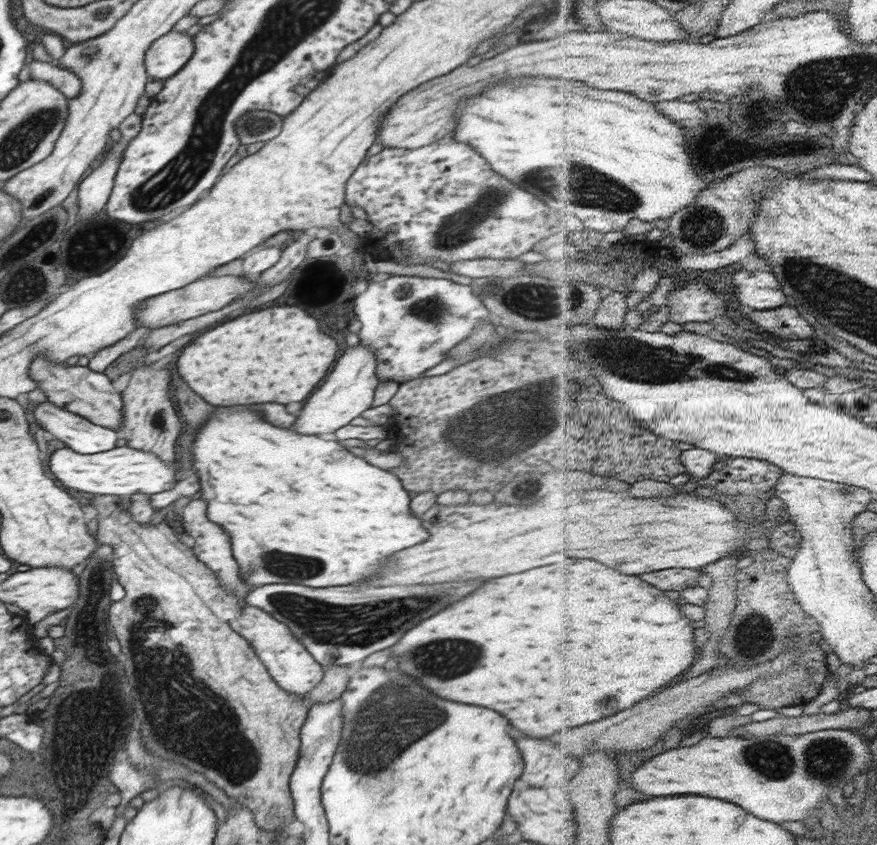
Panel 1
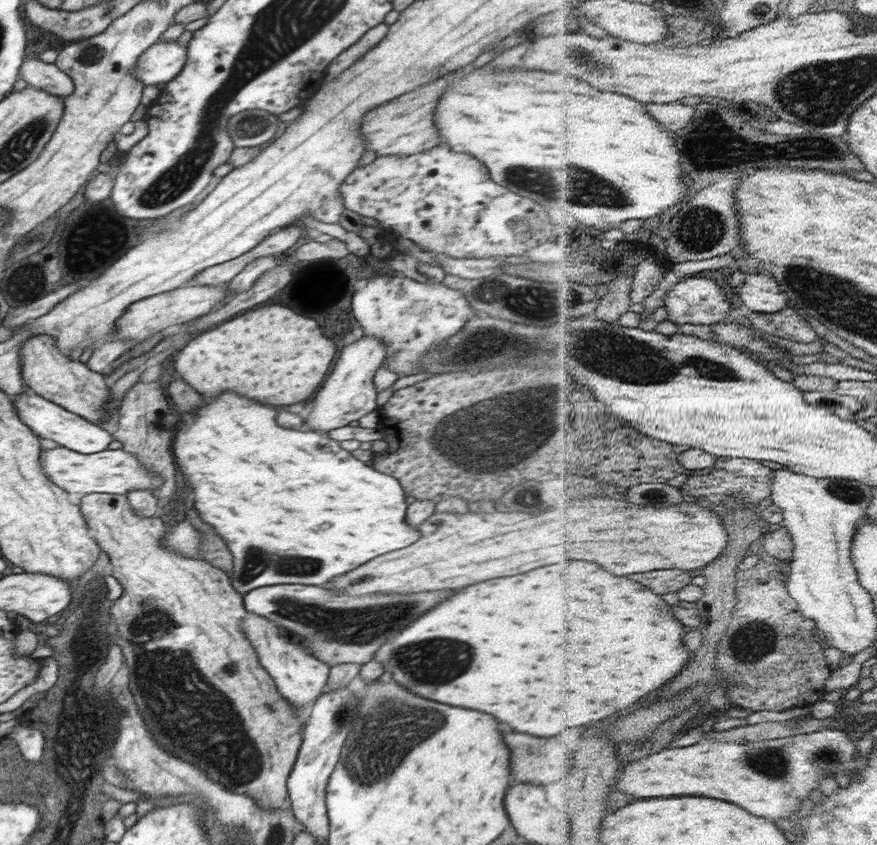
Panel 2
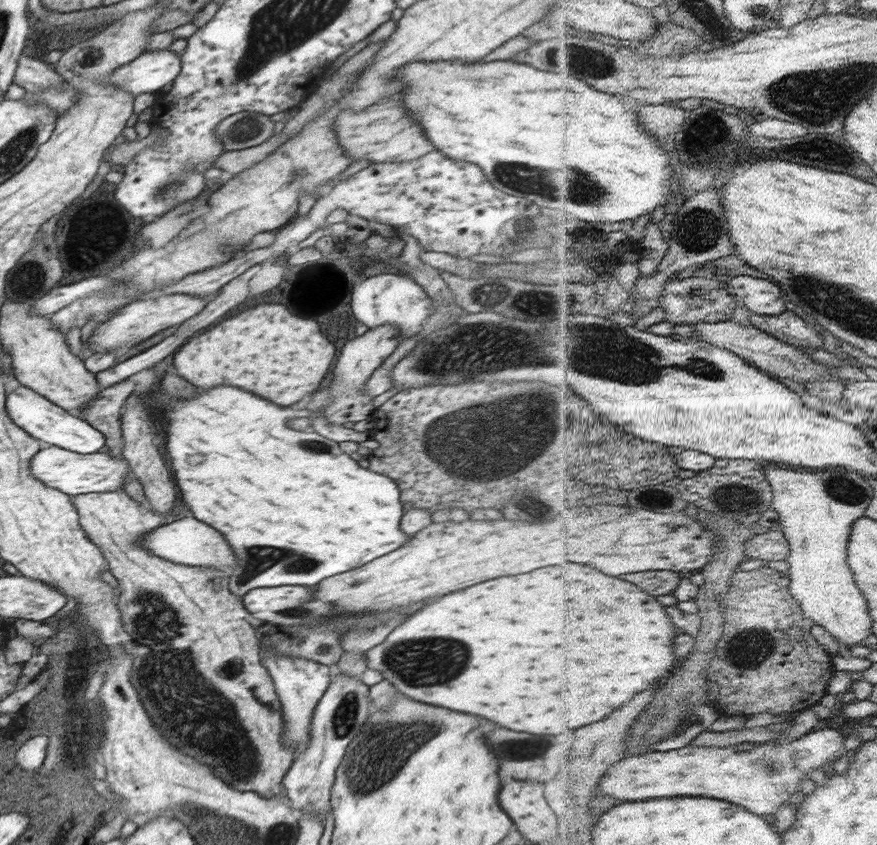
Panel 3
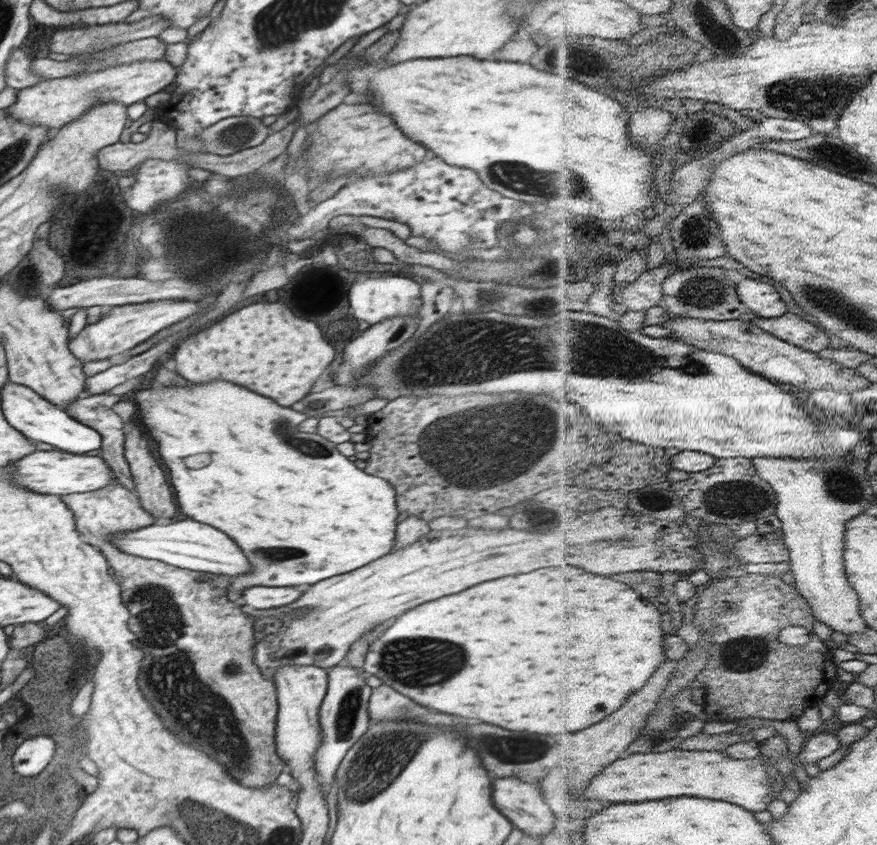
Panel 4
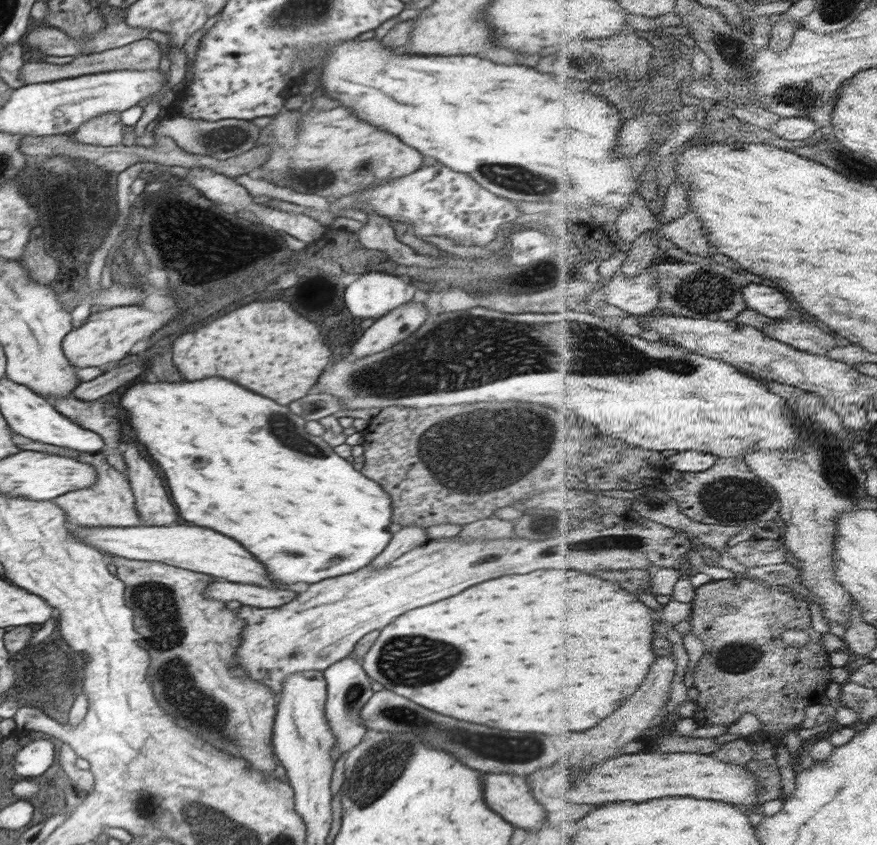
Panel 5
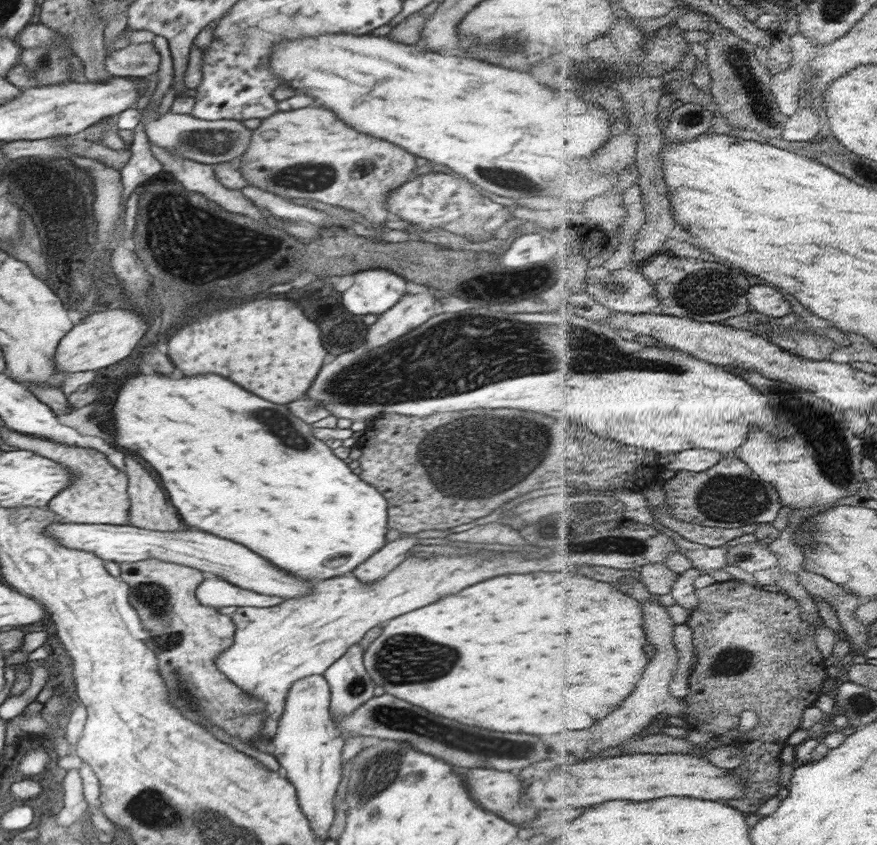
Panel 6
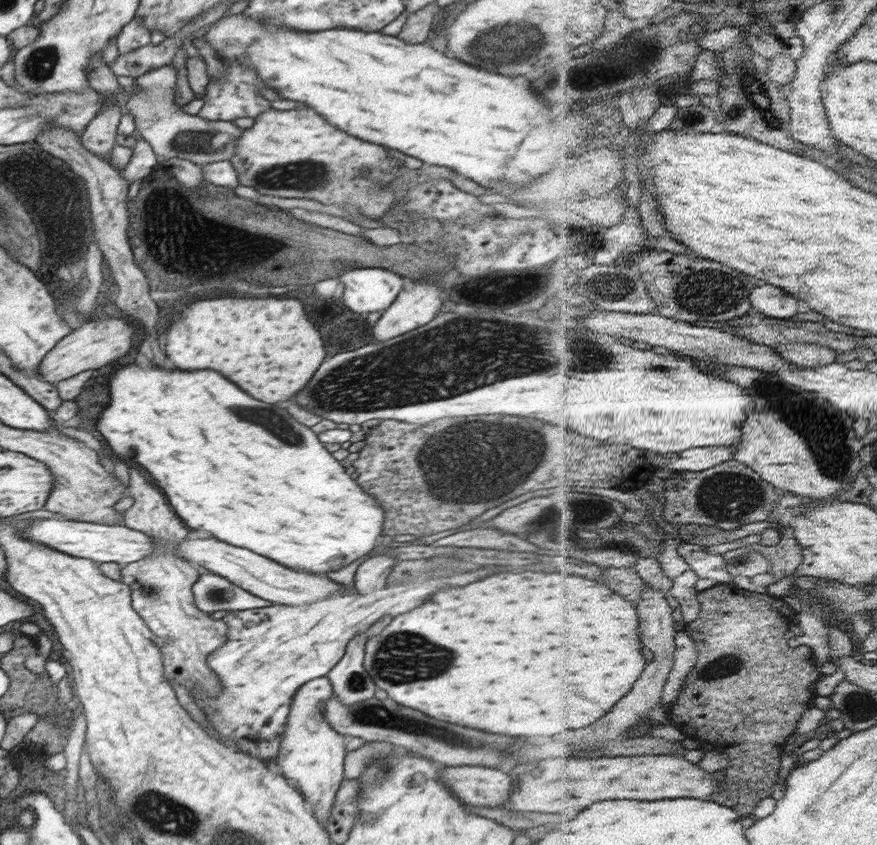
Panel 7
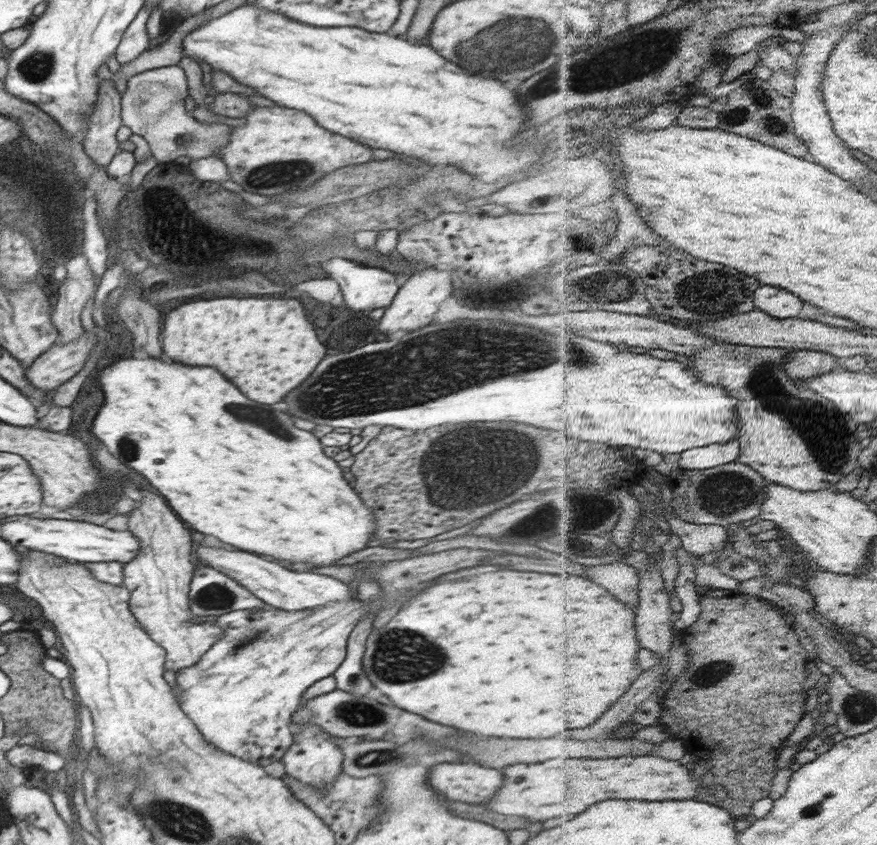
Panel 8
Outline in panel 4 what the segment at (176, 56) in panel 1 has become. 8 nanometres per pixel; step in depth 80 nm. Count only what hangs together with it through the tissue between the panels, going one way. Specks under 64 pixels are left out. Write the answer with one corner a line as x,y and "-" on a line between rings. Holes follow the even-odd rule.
163,57
158,60
139,60
130,64
113,65
98,72
82,73
77,77
72,75
44,79
30,88
19,89
16,101
7,107
7,114
24,124
39,124
56,130
80,118
103,100
121,102
128,107
140,102
175,82
177,72
178,69
174,69

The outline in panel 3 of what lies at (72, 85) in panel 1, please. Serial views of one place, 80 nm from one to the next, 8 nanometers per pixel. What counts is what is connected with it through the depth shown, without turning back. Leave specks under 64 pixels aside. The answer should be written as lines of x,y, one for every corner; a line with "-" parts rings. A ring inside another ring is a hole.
22,54
18,57
13,83
33,93
45,88
63,87
66,81
49,63

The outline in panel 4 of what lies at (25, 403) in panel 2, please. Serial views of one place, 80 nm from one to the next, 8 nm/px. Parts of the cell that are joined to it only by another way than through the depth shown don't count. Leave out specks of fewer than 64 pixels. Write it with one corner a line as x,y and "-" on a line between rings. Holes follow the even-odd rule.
16,383
5,384
1,388
2,411
10,426
19,430
30,441
46,442
60,450
83,455
98,450
102,446
102,437
93,428
74,420
64,409
51,404
31,388

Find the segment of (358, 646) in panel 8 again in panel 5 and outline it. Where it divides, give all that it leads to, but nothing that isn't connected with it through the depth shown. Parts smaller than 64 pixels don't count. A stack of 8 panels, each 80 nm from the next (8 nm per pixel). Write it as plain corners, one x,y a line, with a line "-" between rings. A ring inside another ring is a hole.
350,653
346,658
331,664
323,671
323,675
327,682
325,713
328,724
337,740
333,746
333,763
335,764
344,752
350,752
366,734
367,728
361,724
359,714
374,692
371,685
372,679
365,673
362,660
358,660
354,653

